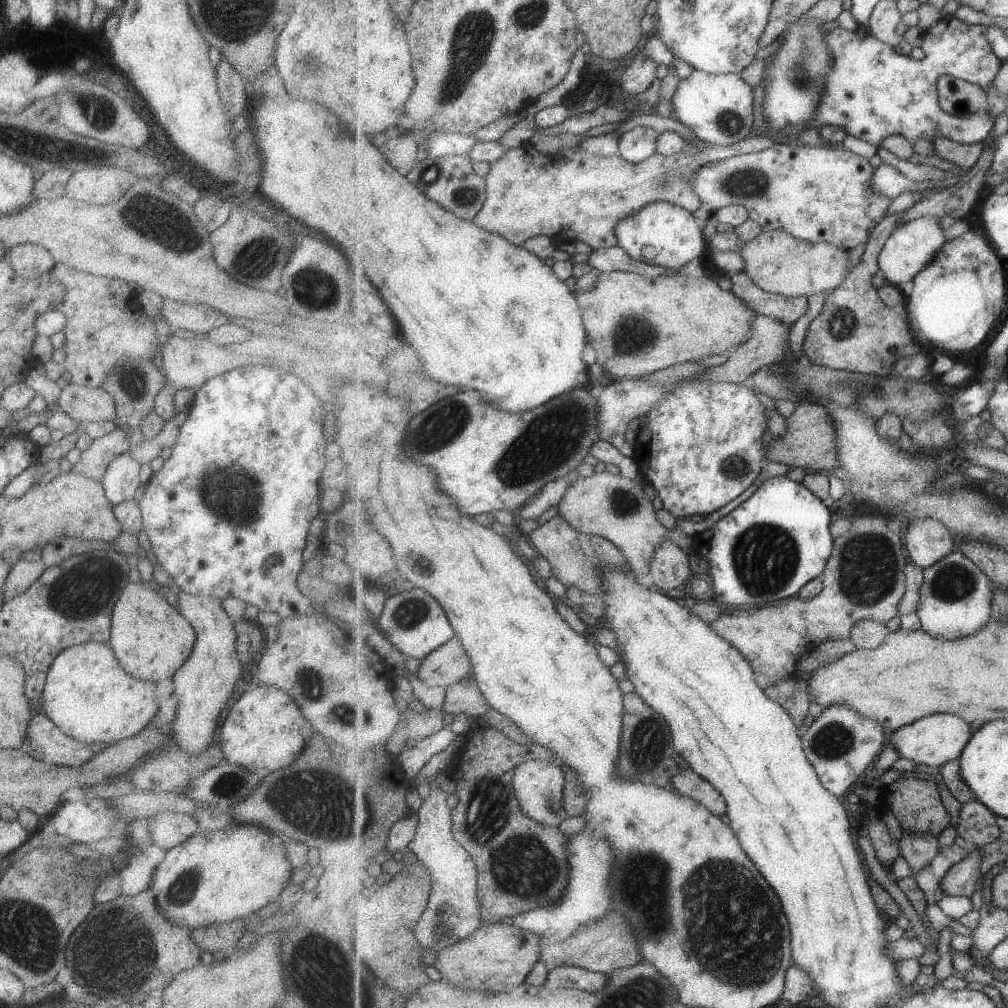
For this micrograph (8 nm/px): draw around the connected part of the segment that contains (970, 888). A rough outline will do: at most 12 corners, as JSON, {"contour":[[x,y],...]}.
{"contour":[[980,847],[939,879],[946,896],[972,897],[981,874]]}

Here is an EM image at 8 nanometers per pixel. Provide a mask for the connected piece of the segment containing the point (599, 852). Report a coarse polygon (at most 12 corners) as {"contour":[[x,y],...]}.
{"contour":[[569,836],[571,880],[559,904],[512,916],[523,930],[569,940],[611,910],[611,852]]}

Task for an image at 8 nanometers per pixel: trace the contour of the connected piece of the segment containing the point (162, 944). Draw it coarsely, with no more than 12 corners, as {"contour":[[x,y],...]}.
{"contour":[[148,888],[96,903],[65,965],[105,998],[200,965]]}

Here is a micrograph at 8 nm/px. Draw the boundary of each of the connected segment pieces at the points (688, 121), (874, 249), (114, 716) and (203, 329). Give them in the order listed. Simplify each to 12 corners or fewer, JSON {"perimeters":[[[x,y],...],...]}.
{"perimeters":[[[693,69],[672,108],[705,142],[734,145],[755,124],[753,87]],[[905,211],[873,230],[805,333],[814,365],[885,377],[923,353],[871,278]],[[105,643],[61,650],[43,714],[65,736],[110,745],[157,712],[157,686]],[[162,299],[159,312],[171,330],[205,335],[228,323],[202,304]]]}

